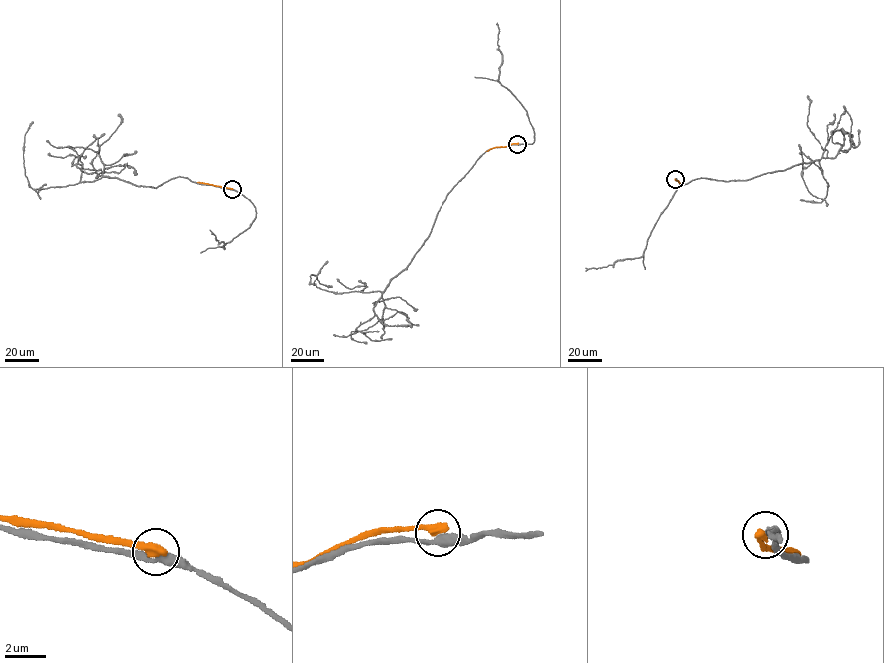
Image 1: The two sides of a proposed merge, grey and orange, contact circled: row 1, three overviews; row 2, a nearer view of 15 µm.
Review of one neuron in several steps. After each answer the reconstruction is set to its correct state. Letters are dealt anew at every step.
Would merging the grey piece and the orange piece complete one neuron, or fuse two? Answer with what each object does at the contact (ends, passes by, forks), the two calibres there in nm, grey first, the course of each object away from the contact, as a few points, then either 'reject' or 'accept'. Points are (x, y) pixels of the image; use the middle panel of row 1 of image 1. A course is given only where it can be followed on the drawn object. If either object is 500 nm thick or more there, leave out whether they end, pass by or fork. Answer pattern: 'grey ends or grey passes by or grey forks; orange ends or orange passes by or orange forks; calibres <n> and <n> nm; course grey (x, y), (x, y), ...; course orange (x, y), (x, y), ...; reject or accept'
grey passes by; orange ends; calibres 380 and 480 nm; course grey (517, 144), (477, 159), (447, 195), (408, 266), (383, 291), (335, 293), (310, 276), (331, 286); course orange (517, 144), (486, 151); reject

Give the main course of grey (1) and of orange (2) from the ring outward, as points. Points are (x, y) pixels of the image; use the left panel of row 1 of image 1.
1: (232, 189), (179, 176), (156, 188), (103, 176), (33, 189), (25, 176), (23, 152), (25, 134), (32, 121)
2: (232, 189), (197, 182)

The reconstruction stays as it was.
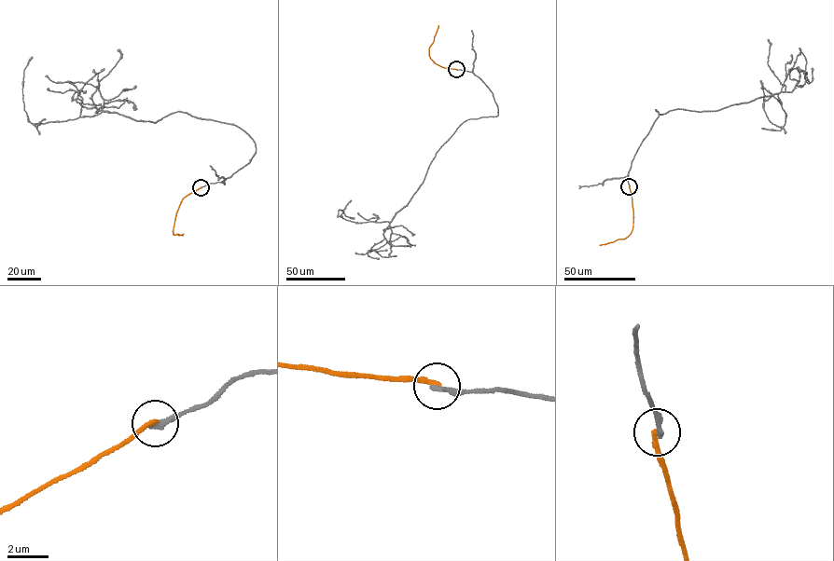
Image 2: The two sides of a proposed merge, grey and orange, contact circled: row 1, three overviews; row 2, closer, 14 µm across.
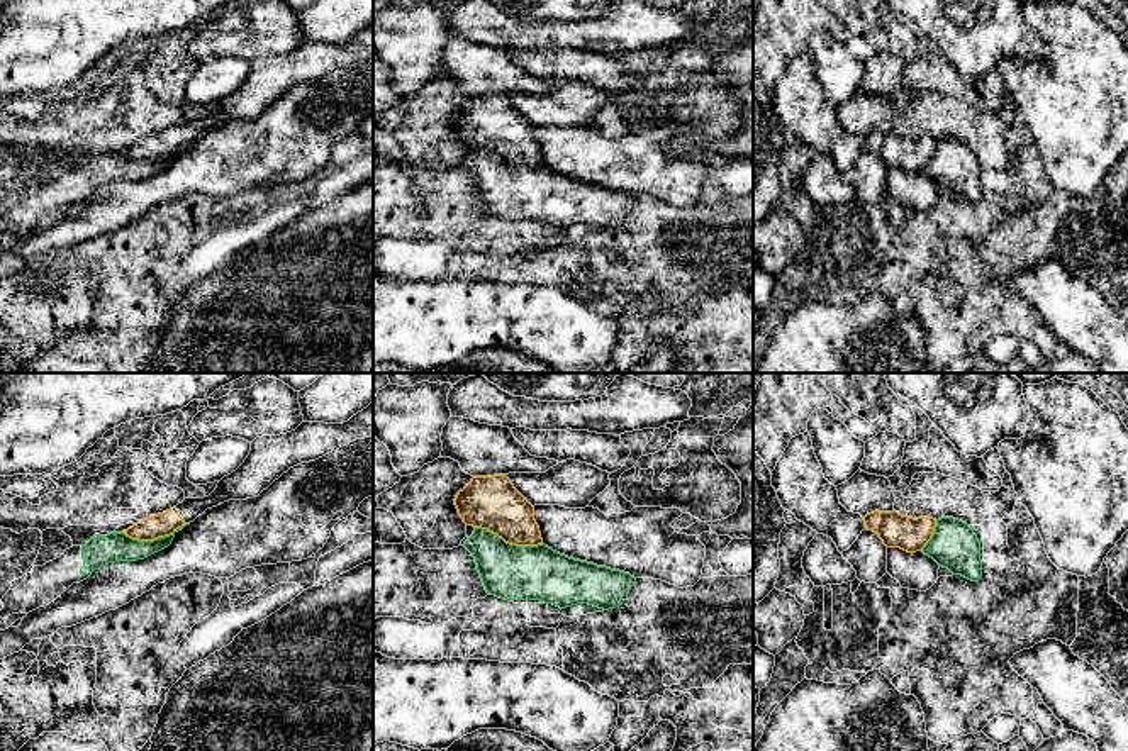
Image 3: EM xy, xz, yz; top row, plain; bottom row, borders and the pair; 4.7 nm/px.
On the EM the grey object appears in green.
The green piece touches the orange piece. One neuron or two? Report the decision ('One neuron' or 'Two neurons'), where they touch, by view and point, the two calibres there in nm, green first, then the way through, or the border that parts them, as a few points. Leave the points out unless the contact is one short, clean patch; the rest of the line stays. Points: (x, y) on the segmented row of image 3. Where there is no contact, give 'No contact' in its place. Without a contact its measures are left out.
Two neurons. Touches green at xz (508, 543). Thickness 260 nm (green) against 260 nm. Boundary: xz (475, 526), (485, 528), (509, 543), (541, 545)

